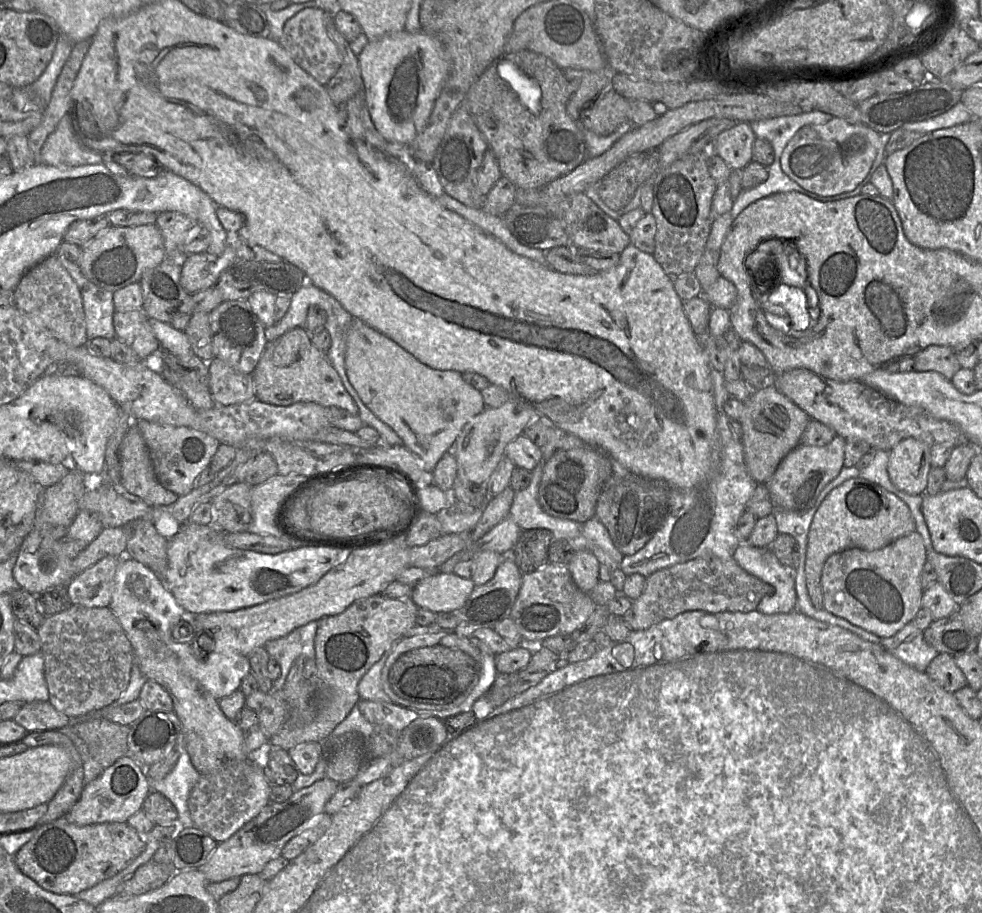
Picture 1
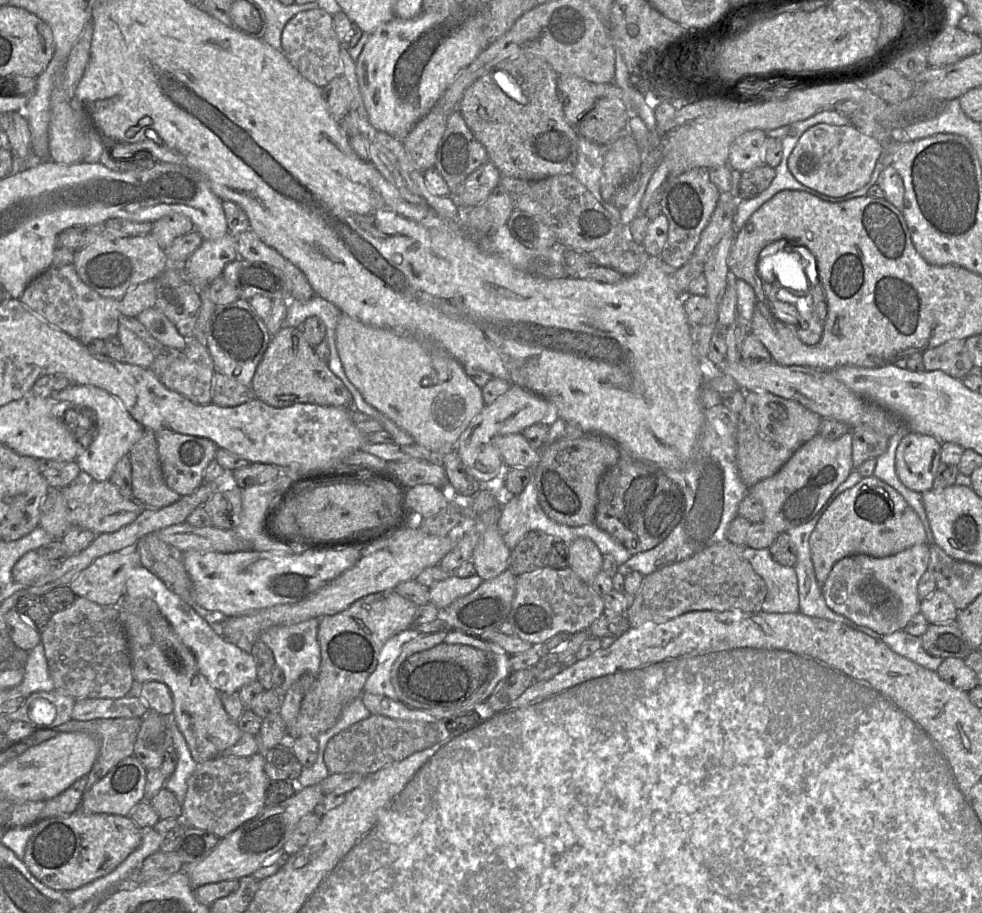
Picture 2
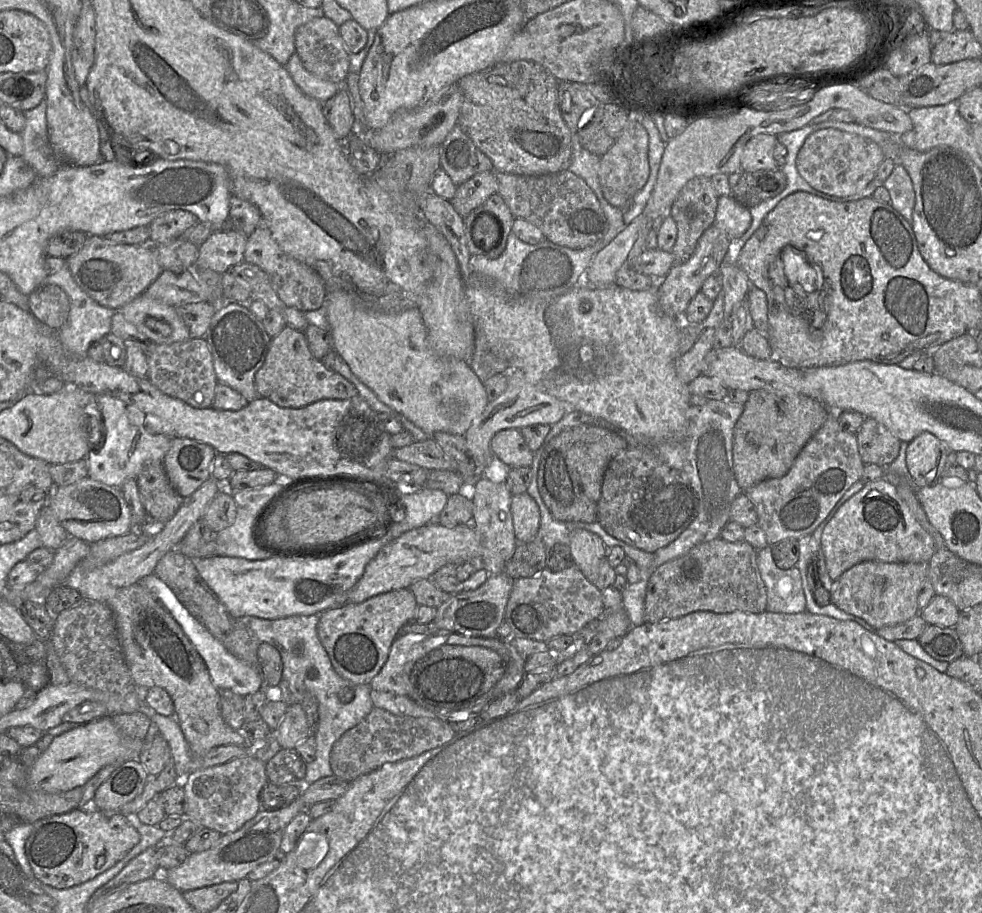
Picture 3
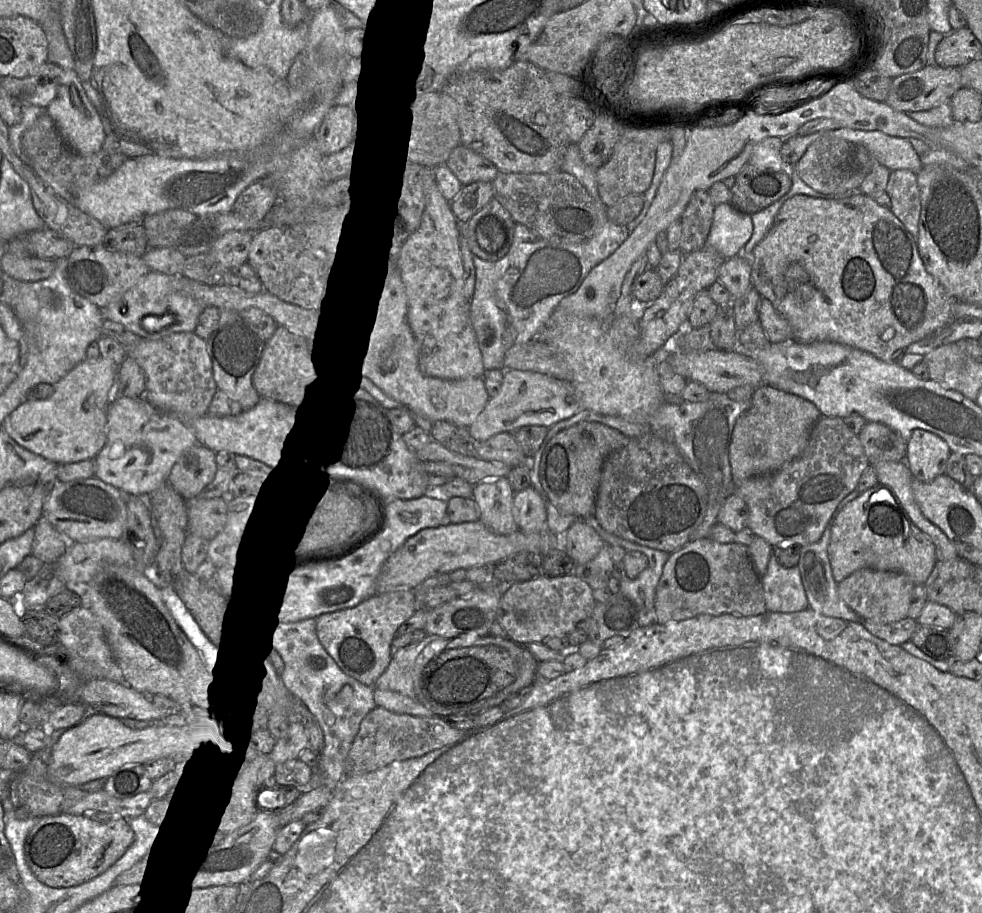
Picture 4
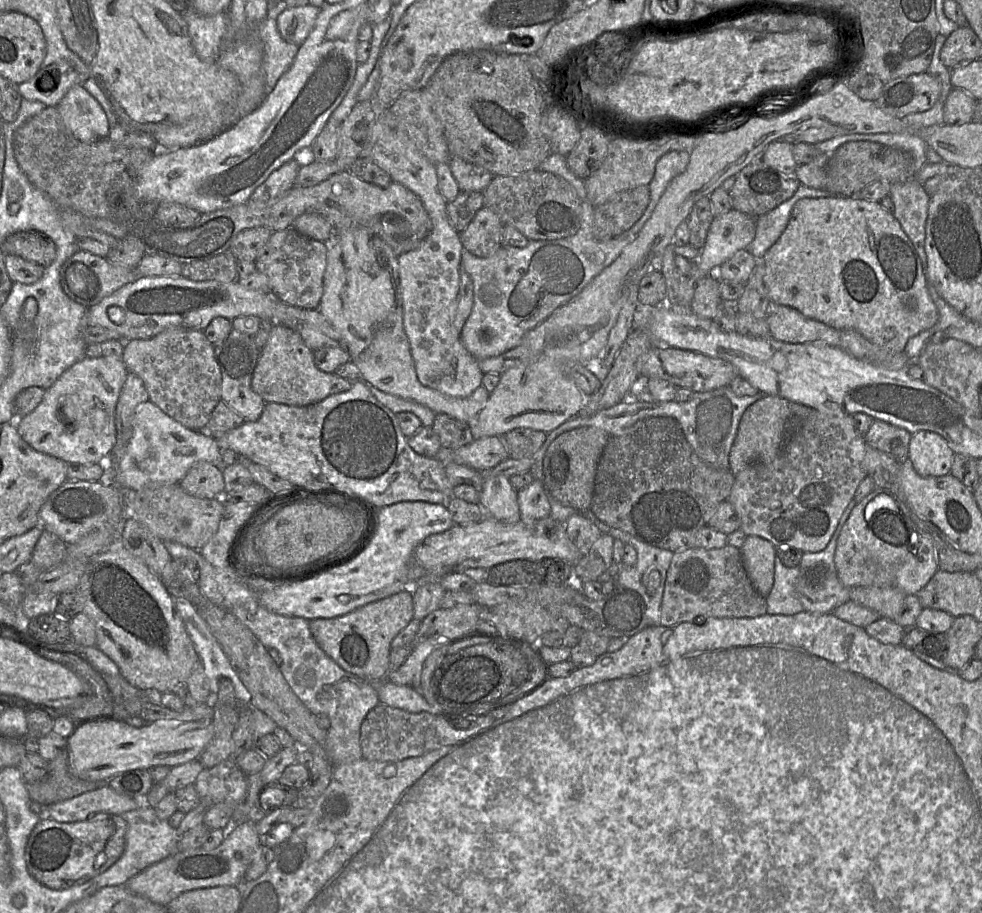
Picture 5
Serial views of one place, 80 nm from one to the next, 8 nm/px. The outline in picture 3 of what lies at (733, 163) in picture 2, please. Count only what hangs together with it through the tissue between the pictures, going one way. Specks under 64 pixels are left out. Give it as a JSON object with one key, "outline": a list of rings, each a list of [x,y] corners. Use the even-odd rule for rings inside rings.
{"outline":[[[758,134],[745,145],[741,156],[741,170],[754,172],[758,170],[778,170],[773,157],[777,138],[771,134]]]}

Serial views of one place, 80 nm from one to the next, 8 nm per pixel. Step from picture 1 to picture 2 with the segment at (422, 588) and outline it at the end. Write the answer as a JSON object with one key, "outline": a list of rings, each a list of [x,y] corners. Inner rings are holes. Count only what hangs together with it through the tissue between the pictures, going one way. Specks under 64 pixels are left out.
{"outline":[[[450,575],[447,579],[438,582],[430,588],[430,601],[437,609],[450,605],[456,599],[470,594],[483,582],[482,578],[474,575],[468,578],[459,578]]]}

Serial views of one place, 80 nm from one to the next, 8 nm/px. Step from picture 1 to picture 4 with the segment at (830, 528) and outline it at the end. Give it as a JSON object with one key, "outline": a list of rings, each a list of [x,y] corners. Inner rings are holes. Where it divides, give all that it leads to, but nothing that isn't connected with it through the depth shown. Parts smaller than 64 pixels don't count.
{"outline":[[[879,483],[839,512],[833,522],[828,556],[836,583],[857,570],[871,569],[901,573],[915,585],[925,585],[937,562],[933,542],[910,520],[893,491]]]}

